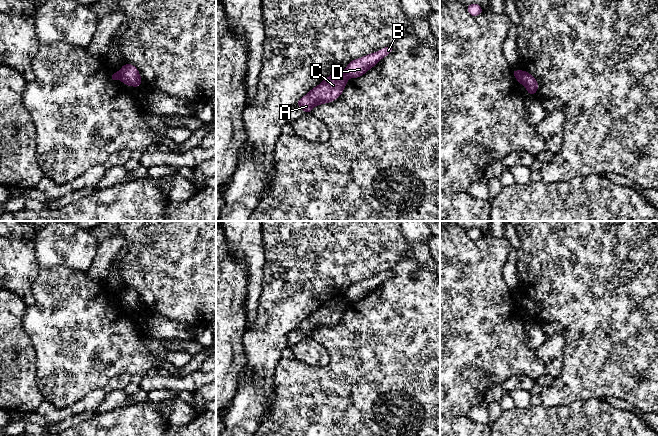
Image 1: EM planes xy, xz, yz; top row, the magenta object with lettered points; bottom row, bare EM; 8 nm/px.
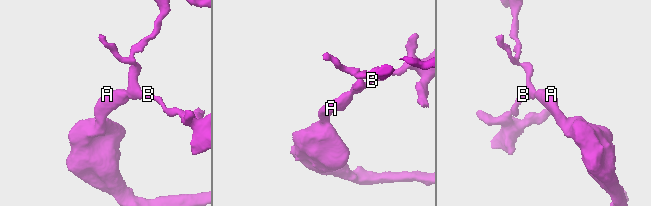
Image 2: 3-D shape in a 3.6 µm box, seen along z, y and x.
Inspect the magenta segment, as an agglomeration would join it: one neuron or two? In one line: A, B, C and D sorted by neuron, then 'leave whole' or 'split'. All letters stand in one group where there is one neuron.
A C / B D; split

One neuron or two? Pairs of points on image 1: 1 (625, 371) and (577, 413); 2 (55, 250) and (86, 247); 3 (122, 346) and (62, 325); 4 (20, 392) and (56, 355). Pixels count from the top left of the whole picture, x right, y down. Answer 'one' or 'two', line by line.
1: two
2: one
3: one
4: two

